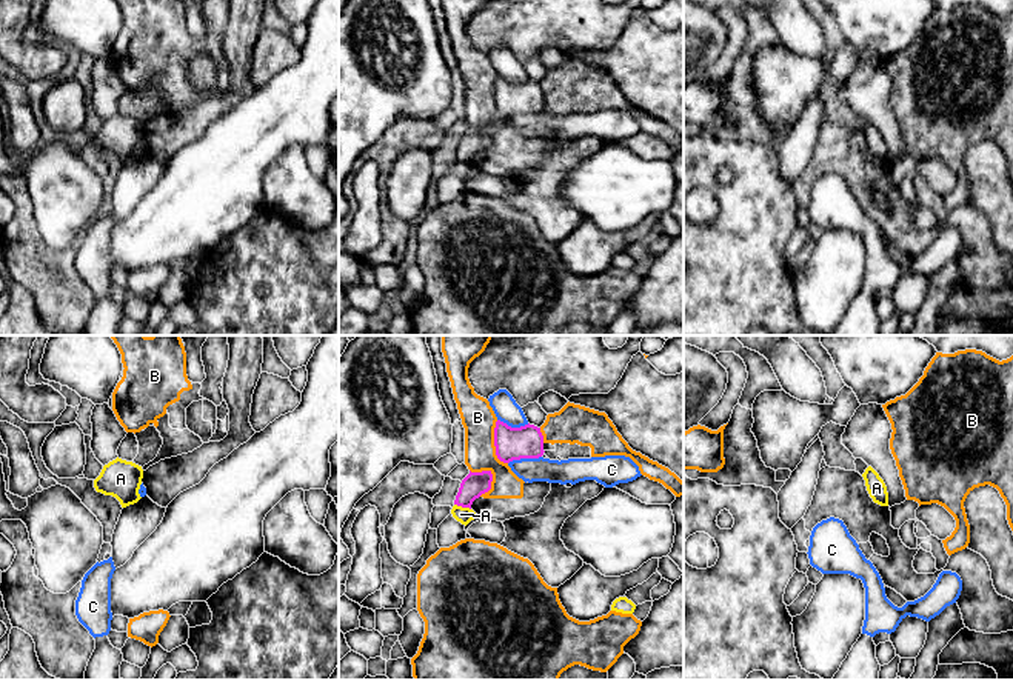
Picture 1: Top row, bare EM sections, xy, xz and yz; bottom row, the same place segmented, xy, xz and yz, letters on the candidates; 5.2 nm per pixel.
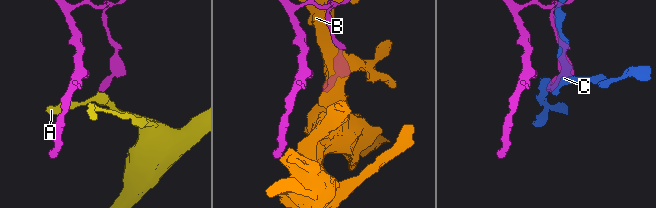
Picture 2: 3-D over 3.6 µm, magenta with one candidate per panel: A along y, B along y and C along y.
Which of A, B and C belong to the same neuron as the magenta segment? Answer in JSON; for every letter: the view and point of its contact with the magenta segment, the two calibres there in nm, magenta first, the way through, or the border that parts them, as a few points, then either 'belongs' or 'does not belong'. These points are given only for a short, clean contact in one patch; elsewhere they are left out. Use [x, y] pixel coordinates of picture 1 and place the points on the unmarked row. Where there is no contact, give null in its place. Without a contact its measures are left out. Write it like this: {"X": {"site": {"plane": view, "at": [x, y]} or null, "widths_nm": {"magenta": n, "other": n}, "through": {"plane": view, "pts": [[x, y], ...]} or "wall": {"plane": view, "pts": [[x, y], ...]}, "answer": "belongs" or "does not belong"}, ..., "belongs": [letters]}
{"A": {"site": {"plane": "xz", "at": [462, 162]}, "widths_nm": {"magenta": 130, "other": 80}, "wall": {"plane": "xz", "pts": [[454, 159], [470, 165]]}, "answer": "does not belong"}, "B": {"site": {"plane": "xz", "at": [490, 140]}, "widths_nm": {"magenta": 130, "other": 160}, "answer": "does not belong"}, "C": {"site": {"plane": "xz", "at": [524, 113]}, "widths_nm": {"magenta": 180, "other": 130}, "answer": "does not belong"}, "belongs": []}

